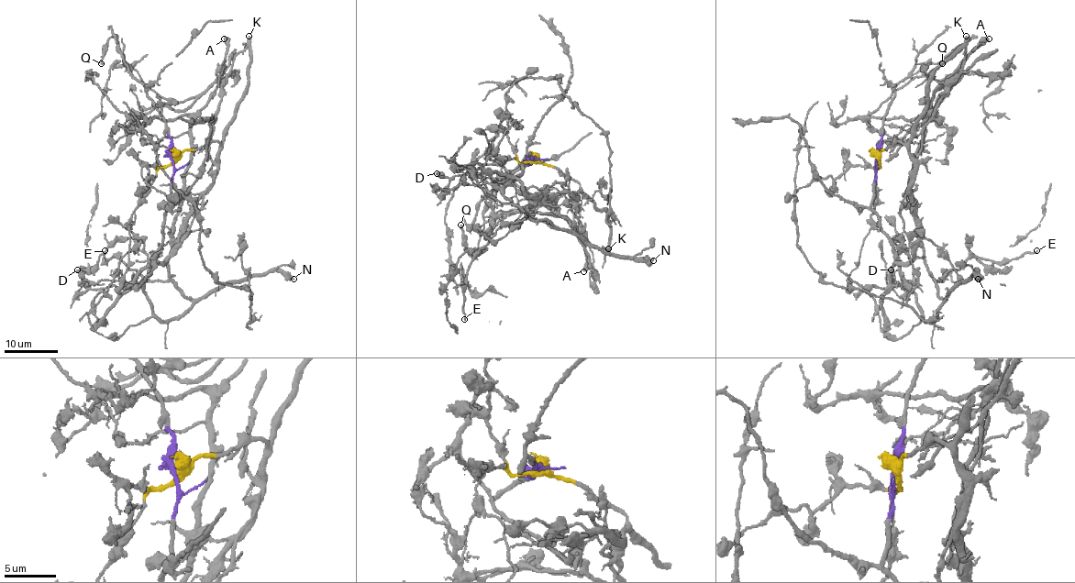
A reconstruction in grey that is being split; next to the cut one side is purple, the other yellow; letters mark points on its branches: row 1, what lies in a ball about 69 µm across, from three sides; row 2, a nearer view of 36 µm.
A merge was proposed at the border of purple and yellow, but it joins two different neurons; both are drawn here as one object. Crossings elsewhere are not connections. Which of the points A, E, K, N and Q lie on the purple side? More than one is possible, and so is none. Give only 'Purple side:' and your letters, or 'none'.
Purple side: E, N

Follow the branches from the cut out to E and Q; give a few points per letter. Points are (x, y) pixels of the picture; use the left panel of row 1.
E: (172, 158), (163, 241), (144, 287), (161, 320), (187, 310), (170, 281), (105, 261), (105, 250)
Q: (172, 158), (210, 139), (218, 84), (182, 102), (163, 99), (125, 61), (114, 37), (102, 64)

